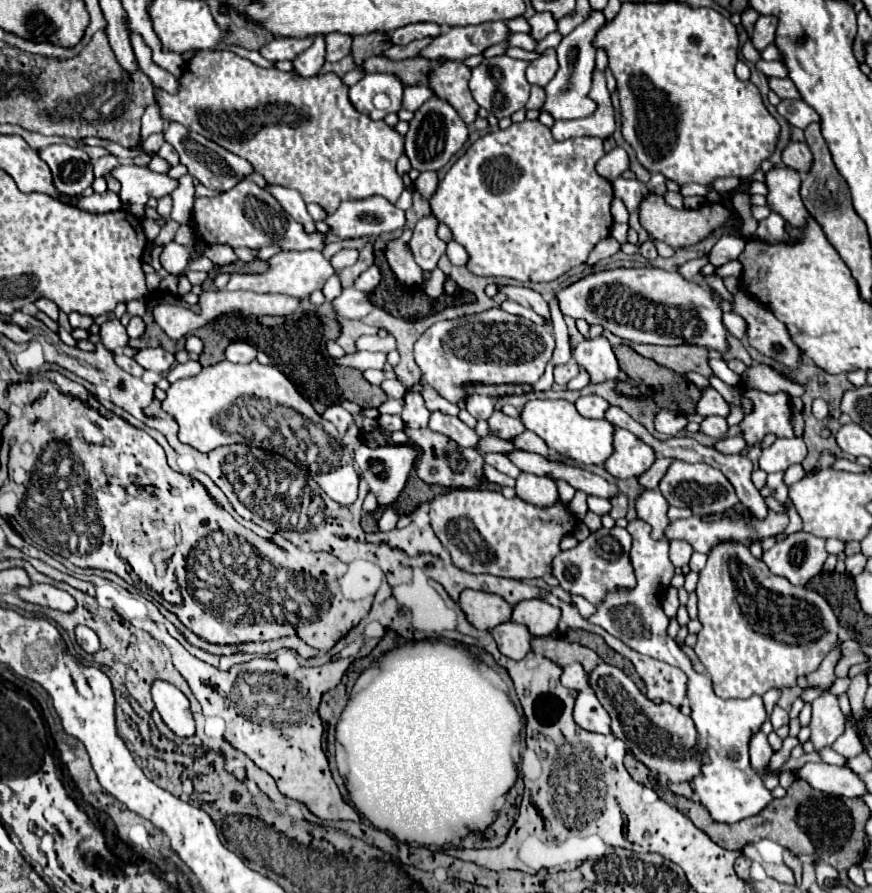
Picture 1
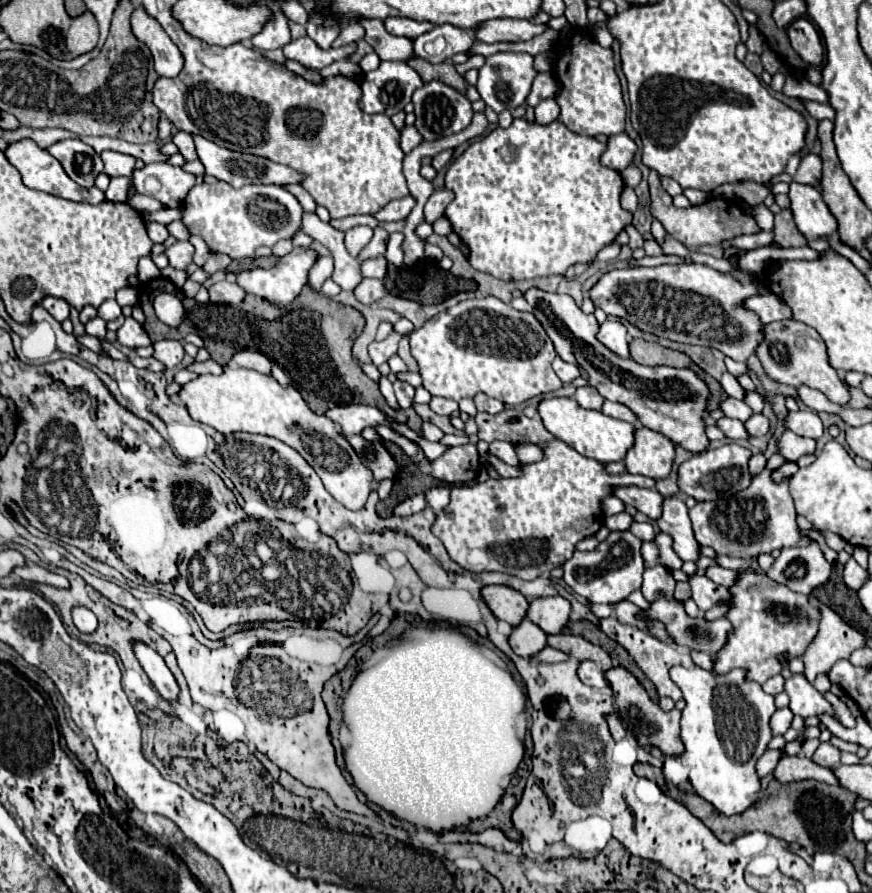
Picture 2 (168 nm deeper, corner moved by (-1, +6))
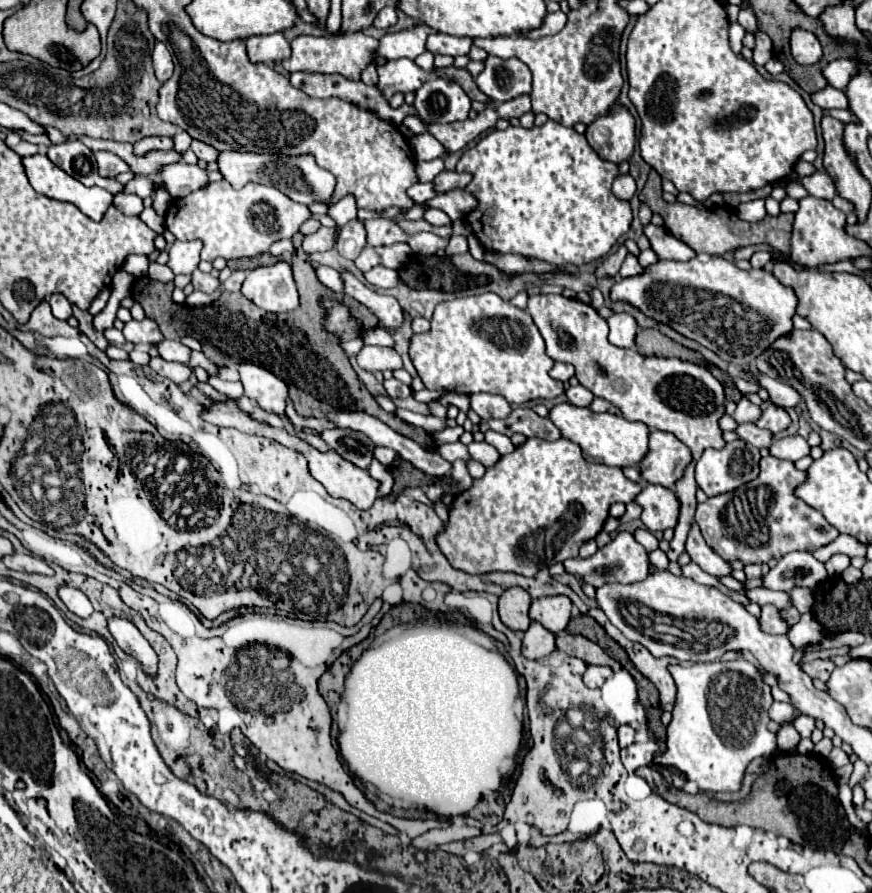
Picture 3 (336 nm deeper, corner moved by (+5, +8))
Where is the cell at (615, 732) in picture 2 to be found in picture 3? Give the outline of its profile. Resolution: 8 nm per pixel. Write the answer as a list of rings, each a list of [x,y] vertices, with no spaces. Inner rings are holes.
[[[621,726],[619,728],[619,746],[627,748],[633,742],[635,742],[635,730],[631,726]]]

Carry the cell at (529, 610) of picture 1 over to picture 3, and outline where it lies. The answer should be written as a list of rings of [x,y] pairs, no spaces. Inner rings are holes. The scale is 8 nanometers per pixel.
[[[545,596],[531,602],[531,620],[543,624],[547,630],[559,634],[567,628],[571,618],[571,600],[567,596]]]

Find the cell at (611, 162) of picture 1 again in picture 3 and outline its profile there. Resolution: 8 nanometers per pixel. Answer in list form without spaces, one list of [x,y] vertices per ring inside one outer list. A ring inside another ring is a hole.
[[[615,102],[609,114],[595,118],[587,126],[587,142],[589,146],[609,162],[623,162],[629,160],[635,148],[635,118],[633,114],[621,104]]]

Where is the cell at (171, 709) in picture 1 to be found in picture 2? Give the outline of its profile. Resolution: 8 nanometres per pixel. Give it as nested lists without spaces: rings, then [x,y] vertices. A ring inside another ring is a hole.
[[[139,646],[135,648],[135,654],[143,666],[143,670],[147,672],[147,676],[151,678],[153,686],[157,688],[157,692],[167,700],[167,702],[175,702],[175,698],[179,696],[179,686],[175,682],[175,678],[171,676],[171,672],[167,670],[167,666],[163,664],[163,660],[147,646]]]

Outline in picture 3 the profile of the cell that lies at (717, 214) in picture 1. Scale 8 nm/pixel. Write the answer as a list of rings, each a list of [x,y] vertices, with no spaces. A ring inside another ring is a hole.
[[[651,170],[645,188],[639,194],[639,200],[645,202],[653,212],[661,214],[665,220],[665,228],[681,242],[685,242],[687,246],[691,246],[697,254],[705,252],[711,256],[721,256],[725,252],[735,252],[737,248],[743,246],[757,246],[757,244],[767,244],[773,246],[775,250],[779,250],[785,258],[789,256],[787,250],[787,238],[791,240],[791,230],[793,230],[793,214],[779,214],[773,218],[767,216],[761,222],[743,222],[733,210],[727,208],[709,208],[709,210],[699,210],[695,206],[687,206],[687,204],[667,204],[661,198],[661,176]],[[771,226],[773,226],[773,236],[771,236]]]

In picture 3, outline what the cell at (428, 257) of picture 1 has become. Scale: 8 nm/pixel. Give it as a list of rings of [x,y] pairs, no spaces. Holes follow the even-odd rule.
[[[443,170],[433,182],[435,182],[435,188],[439,194],[445,194],[449,190],[455,190],[455,188],[465,188],[469,182],[471,182],[471,174],[469,172],[449,172],[449,170]]]

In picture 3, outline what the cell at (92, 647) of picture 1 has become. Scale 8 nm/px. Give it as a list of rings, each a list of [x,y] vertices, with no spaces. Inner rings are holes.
[[[59,586],[59,598],[65,602],[65,606],[81,616],[81,618],[87,618],[91,612],[93,612],[93,606],[91,606],[91,600],[77,588],[71,588],[71,586]]]

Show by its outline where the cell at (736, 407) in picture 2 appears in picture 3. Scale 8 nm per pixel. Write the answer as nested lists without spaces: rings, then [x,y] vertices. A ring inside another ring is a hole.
[[[741,398],[739,404],[737,404],[737,410],[733,414],[733,420],[737,424],[743,424],[743,422],[757,422],[759,420],[759,414],[761,414],[761,408],[757,404],[753,404],[749,398]]]

